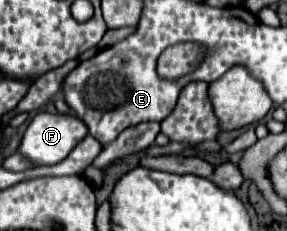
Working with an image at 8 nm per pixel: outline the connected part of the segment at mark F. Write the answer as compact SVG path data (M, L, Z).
M38 112L32 122L28 124L22 144L20 144L20 154L26 156L30 162L40 164L40 166L52 166L62 162L84 138L88 136L86 124L74 116L74 114L50 114L50 112Z

